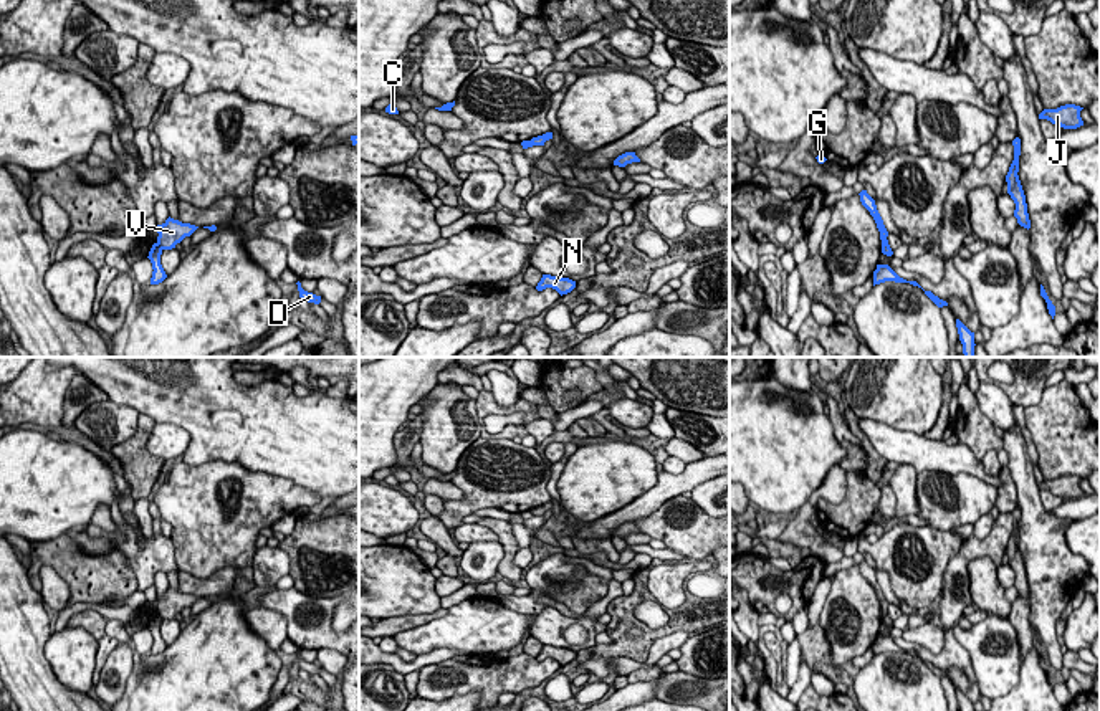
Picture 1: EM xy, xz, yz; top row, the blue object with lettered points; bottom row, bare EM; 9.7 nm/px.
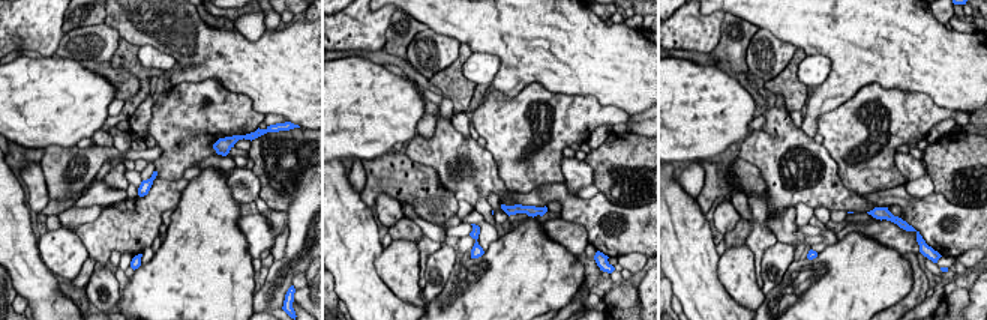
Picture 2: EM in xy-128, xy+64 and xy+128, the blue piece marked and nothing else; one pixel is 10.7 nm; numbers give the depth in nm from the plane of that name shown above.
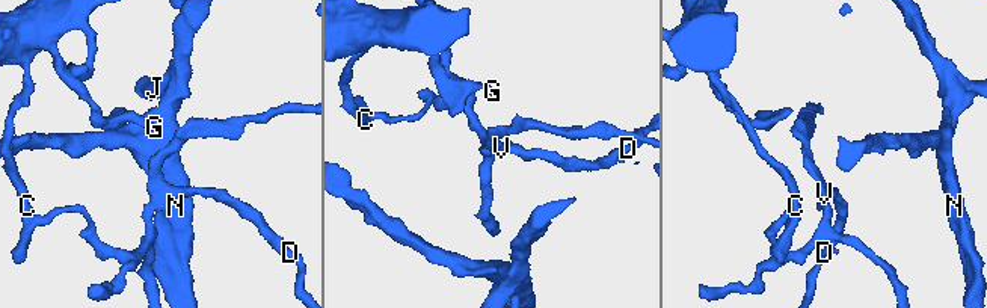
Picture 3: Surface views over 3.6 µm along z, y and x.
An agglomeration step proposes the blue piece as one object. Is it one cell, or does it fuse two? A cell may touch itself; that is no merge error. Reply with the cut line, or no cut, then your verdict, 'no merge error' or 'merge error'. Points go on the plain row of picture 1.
cut in xy along (157, 610), (164, 619); merge error

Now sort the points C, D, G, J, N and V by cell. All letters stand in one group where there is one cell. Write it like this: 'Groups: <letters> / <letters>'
Groups: C G / D J N V

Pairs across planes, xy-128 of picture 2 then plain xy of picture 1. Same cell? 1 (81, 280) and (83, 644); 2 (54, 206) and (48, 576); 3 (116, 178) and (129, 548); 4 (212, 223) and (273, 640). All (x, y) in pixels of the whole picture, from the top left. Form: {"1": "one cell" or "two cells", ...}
{"1": "two cells", "2": "two cells", "3": "two cells", "4": "two cells"}

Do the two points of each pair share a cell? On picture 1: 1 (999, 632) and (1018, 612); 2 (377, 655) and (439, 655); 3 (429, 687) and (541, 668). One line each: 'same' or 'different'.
1: different
2: same
3: same

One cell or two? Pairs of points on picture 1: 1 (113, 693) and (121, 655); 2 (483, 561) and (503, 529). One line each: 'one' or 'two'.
1: one
2: two

